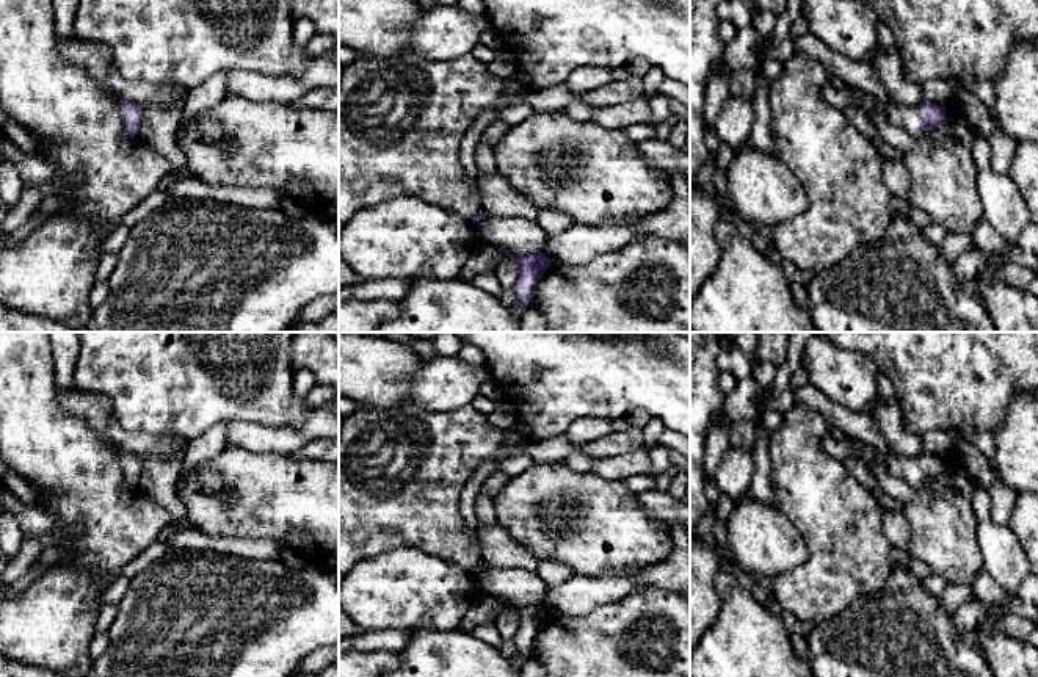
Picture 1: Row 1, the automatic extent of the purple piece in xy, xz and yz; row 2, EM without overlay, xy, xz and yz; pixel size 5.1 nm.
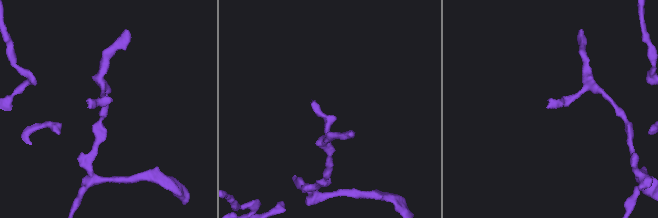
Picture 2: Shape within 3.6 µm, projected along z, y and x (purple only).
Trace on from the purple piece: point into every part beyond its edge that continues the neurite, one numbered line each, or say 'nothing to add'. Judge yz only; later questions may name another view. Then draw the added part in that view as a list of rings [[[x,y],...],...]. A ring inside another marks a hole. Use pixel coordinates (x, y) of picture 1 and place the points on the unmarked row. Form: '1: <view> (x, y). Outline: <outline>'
1: yz (908, 469). Outline: [[[878,453],[876,454],[881,458],[887,470],[894,475],[916,487],[916,480],[920,475],[924,469],[924,462],[920,458],[906,458],[906,456],[892,456],[892,454],[884,454]]]

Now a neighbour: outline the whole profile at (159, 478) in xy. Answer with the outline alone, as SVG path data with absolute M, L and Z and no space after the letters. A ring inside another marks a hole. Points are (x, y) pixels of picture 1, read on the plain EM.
M174 437L176 451L169 458L143 456L143 473L138 483L138 489L144 491L154 501L166 509L174 520L185 519L185 506L177 497L177 480L180 478L180 469L183 456L188 448L188 440Z

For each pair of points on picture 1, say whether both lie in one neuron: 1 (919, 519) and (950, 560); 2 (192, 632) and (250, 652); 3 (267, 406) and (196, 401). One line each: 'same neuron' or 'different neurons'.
1: same neuron
2: same neuron
3: same neuron

